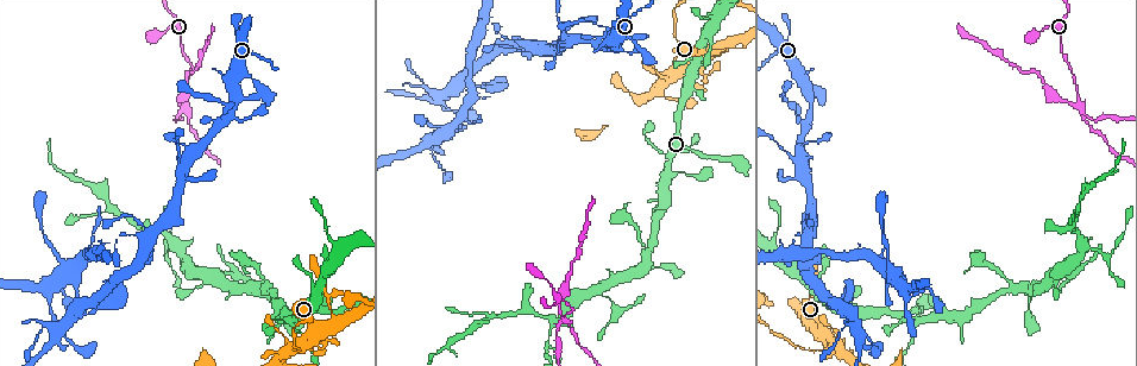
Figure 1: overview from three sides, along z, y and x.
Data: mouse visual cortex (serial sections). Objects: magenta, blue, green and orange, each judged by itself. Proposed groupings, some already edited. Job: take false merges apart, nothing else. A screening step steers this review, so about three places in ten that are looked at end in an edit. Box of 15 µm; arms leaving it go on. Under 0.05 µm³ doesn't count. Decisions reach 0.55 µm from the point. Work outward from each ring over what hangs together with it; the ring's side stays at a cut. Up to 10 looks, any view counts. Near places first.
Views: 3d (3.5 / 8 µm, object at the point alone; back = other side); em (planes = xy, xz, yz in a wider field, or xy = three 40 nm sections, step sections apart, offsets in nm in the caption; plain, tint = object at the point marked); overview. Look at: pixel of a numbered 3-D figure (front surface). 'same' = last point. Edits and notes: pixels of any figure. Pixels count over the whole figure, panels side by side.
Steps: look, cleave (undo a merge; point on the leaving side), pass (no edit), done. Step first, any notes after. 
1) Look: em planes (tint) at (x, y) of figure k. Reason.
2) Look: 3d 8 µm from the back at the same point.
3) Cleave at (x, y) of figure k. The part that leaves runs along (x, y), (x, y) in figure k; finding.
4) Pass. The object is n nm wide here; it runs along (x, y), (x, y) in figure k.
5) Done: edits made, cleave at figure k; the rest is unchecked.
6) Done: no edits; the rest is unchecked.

Look: 3d 3.5 µm at (807, 126) of figure 1. Abrupt turn.

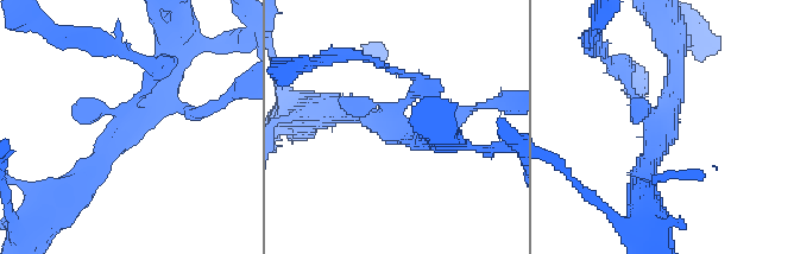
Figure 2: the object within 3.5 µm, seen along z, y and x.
Look: em xy step 1 (tint) at (405, 131) of figure 2. Now the EM.

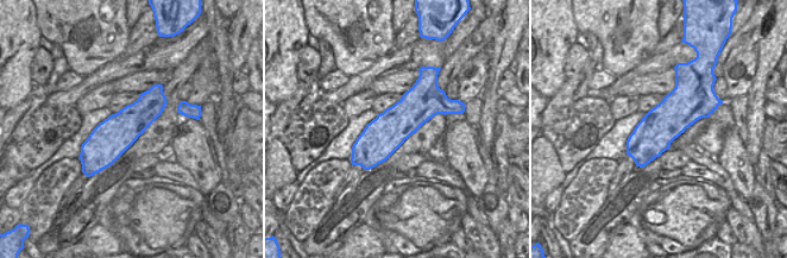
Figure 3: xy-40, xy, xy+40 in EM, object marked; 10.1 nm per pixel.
Pass. It runs along (445, 107), (415, 107), (356, 156) in figure 3; all the same cell.

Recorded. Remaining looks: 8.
Look: 3d 8 µm at (298, 344) of figure 1. Sudden change in width.

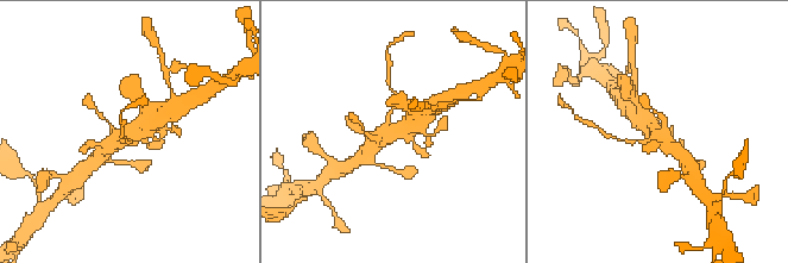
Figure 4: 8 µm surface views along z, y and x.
Look: 3d 3.5 µm at (128, 133) of figure 4.

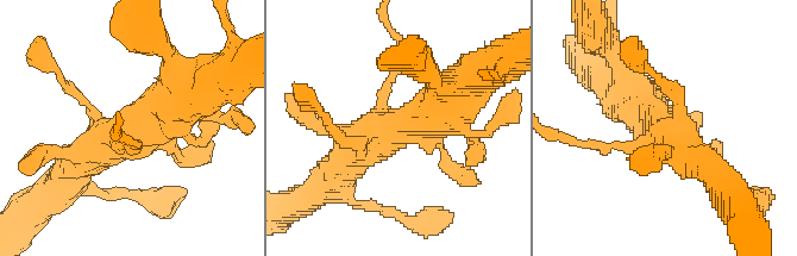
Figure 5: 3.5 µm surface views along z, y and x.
Look: em xy step 1 (tint) at (663, 133) of figure 5. Shape alone is not enough.

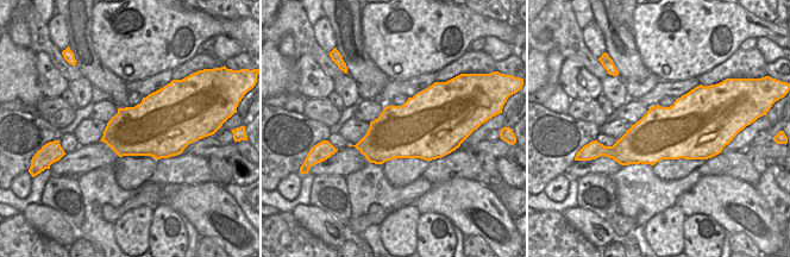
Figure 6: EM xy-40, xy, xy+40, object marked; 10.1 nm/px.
Cleave at (588, 144) of figure 5. The part that leaves runs along (634, 144), (603, 148), (564, 137) in figure 5; a second cell is stuck on.

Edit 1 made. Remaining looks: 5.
Look: 3d 3.5 µm at (237, 274) of figure 1. Sharp bend.

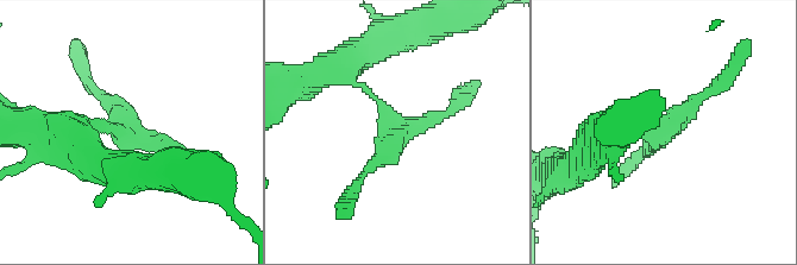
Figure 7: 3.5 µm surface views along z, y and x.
Look: em xy step 1 (tint) at (662, 132) of figure 7.

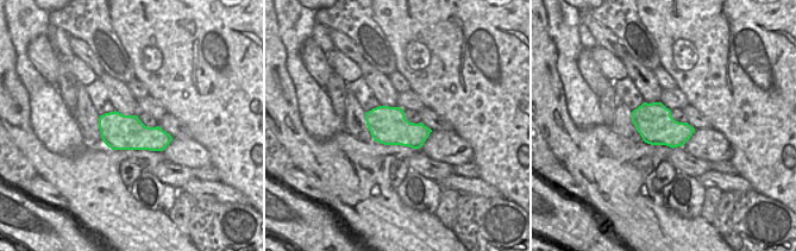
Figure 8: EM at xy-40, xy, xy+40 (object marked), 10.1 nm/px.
Look: em xy step 2 (tint) at the same point.

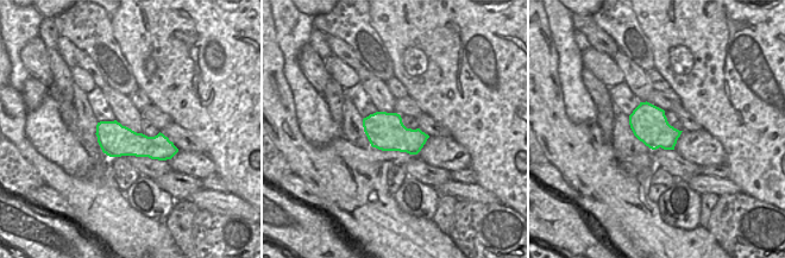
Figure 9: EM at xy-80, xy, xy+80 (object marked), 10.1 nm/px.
Cleave at (148, 143) of figure 7. The part that leaves runs along (115, 130), (126, 119), (89, 86) in figure 7; a second cell is stuck on.

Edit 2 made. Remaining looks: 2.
Look: 3d 3.5 µm at (1077, 104) of figure 1. Arms run side by side.

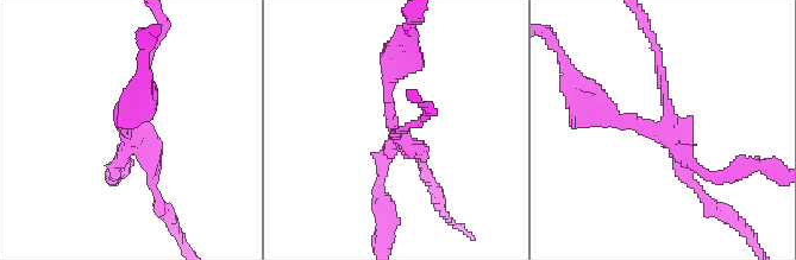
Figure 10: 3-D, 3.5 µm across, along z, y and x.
Look: em xy step 5 (tint) at (392, 132) of figure 10. 4 arms meet here; the arms are 100, 150, 200, 200 nm wide; now the EM.

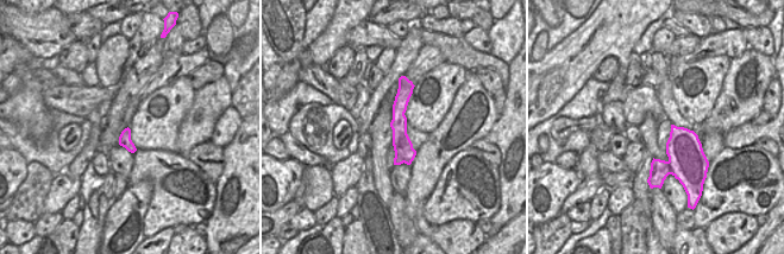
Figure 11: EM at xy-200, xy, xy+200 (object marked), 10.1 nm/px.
Cleave at (709, 176) of figure 10. The part that leaves runs along (662, 128), (591, 111), (576, 84) in figure 10; two cells meet here.

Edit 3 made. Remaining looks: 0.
Done: edits made, cleave at figure 5, cleave at figure 7, cleave at figure 10; the rest is unchecked.

